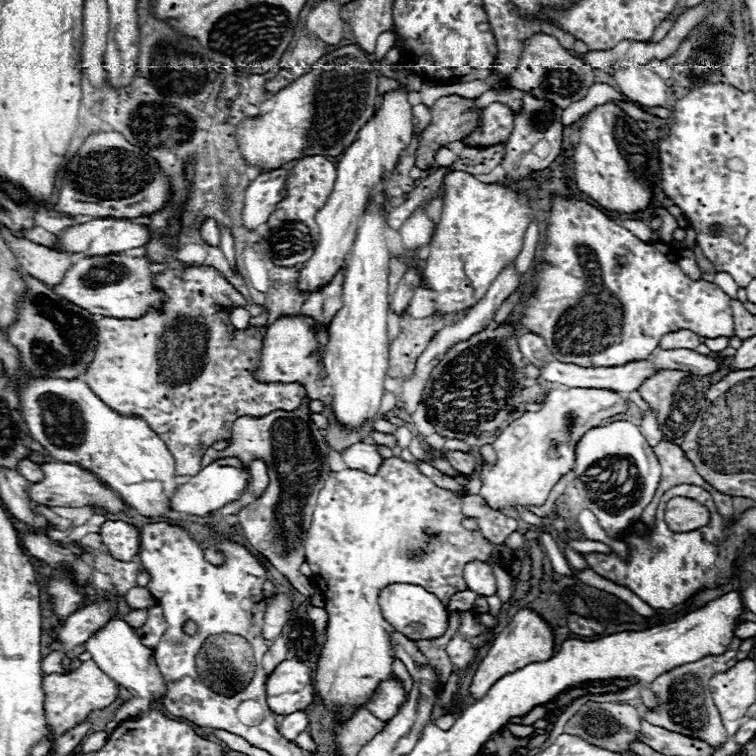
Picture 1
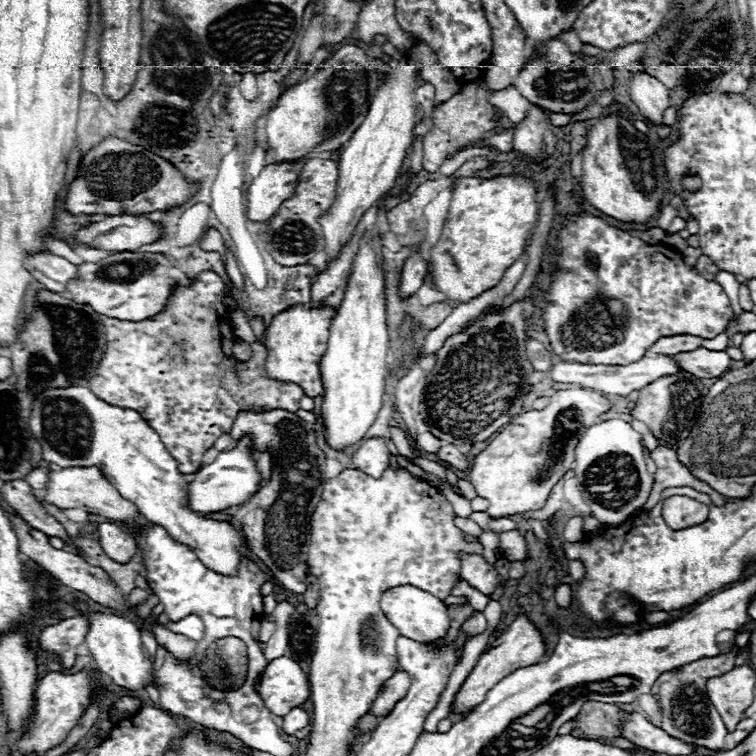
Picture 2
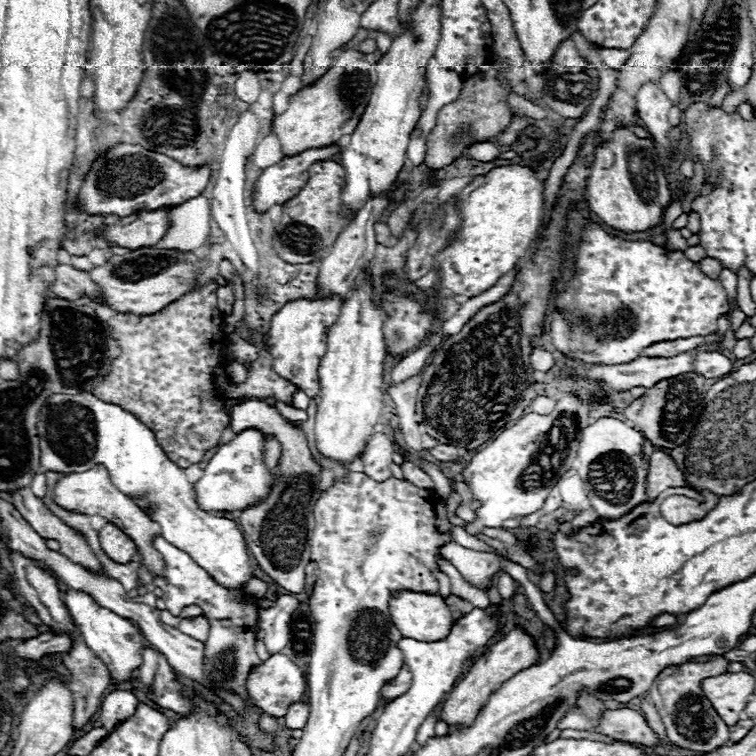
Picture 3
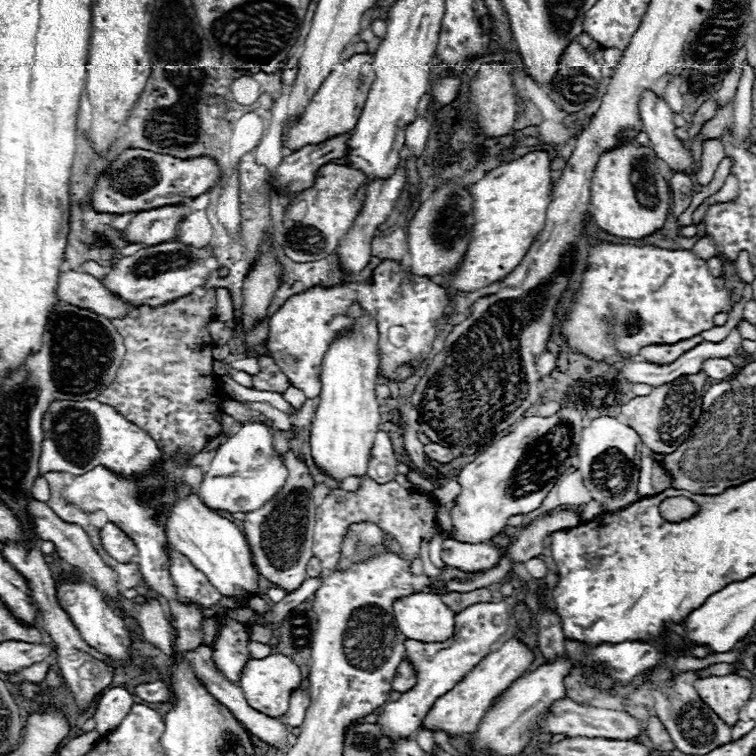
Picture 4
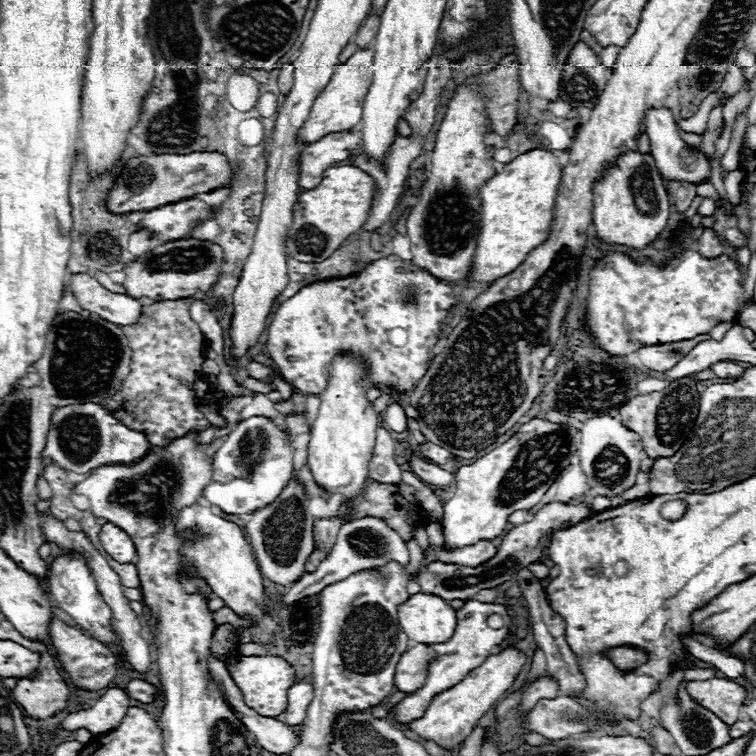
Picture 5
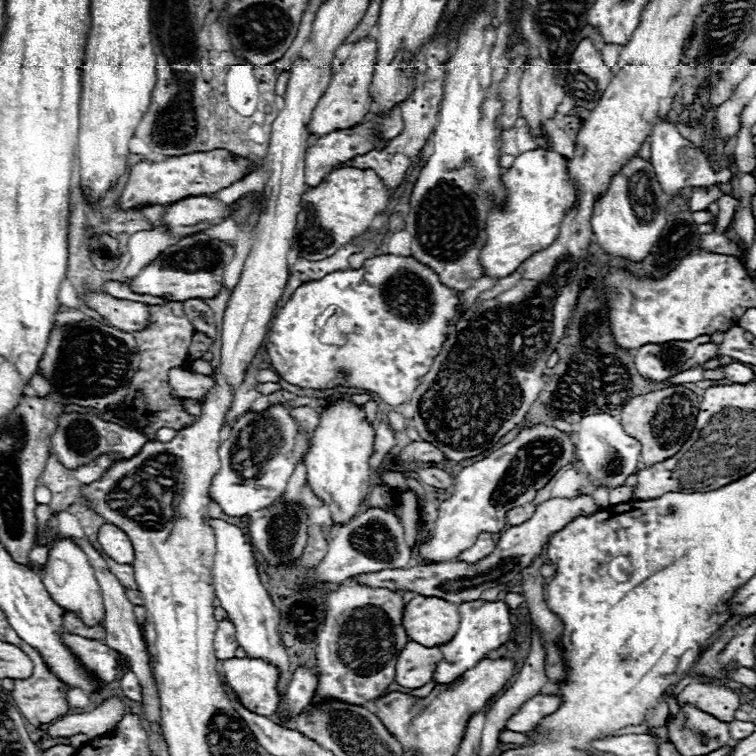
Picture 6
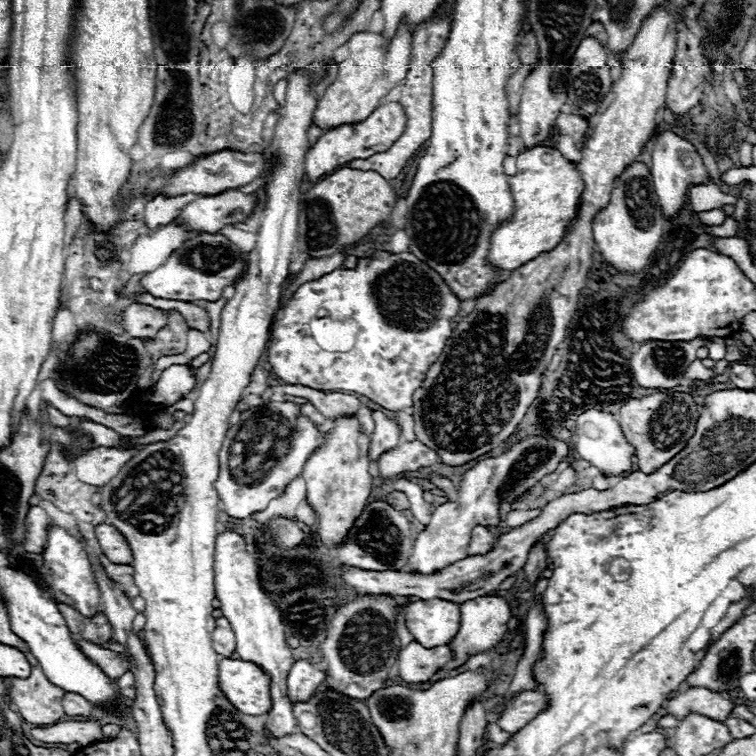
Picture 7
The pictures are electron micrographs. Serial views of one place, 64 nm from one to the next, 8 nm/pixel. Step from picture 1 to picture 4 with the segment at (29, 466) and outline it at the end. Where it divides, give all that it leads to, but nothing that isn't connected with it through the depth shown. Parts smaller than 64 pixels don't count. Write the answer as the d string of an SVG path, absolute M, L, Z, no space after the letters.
M38 476L38 478L36 478L36 482L34 482L34 486L32 486L32 496L34 496L36 500L48 502L50 490L48 490L48 482L46 482L44 476Z

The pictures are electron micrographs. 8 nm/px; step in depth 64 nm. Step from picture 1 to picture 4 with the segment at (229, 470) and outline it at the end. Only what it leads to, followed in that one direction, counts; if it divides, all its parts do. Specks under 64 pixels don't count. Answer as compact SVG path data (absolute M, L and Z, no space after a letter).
M250 422L244 424L236 434L228 438L228 442L216 450L198 486L198 496L212 510L252 512L266 504L282 488L286 476L288 472L282 460L274 456L270 428L258 422Z

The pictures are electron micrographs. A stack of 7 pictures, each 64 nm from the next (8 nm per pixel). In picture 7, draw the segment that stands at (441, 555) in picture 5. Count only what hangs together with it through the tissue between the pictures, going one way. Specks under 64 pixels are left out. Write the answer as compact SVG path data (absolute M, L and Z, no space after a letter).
M474 528L472 532L472 540L470 540L470 548L468 548L468 556L476 556L476 554L488 554L496 544L496 536L488 530L488 528Z

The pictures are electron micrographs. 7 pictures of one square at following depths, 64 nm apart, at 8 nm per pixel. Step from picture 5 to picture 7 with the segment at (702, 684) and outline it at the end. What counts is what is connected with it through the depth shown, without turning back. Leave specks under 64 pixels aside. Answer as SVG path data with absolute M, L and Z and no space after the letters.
M690 686L686 692L682 692L680 696L668 702L668 710L670 714L676 714L678 718L682 718L686 712L702 712L704 716L710 716L712 720L724 722L732 714L734 702L720 692Z

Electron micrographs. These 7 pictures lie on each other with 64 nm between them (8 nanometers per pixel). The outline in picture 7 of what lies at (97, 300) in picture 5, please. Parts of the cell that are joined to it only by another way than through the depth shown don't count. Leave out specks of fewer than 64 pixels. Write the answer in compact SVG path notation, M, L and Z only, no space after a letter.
M130 304L120 312L120 326L134 338L156 336L158 328L166 326L166 316L160 308L148 304Z

